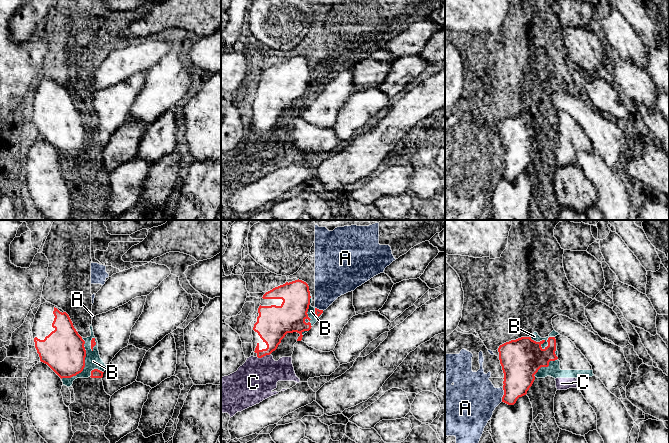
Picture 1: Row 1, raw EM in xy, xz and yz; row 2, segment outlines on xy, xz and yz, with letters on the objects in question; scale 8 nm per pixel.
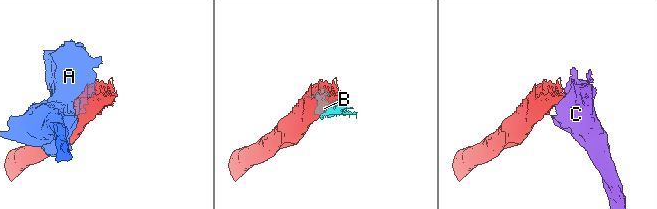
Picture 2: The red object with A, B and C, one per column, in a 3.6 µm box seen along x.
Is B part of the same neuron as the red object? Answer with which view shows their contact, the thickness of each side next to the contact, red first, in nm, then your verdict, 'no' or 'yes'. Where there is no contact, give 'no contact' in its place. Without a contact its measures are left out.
contact in xy; calibres 340 and 130 nm; no

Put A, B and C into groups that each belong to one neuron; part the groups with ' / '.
A / B C

